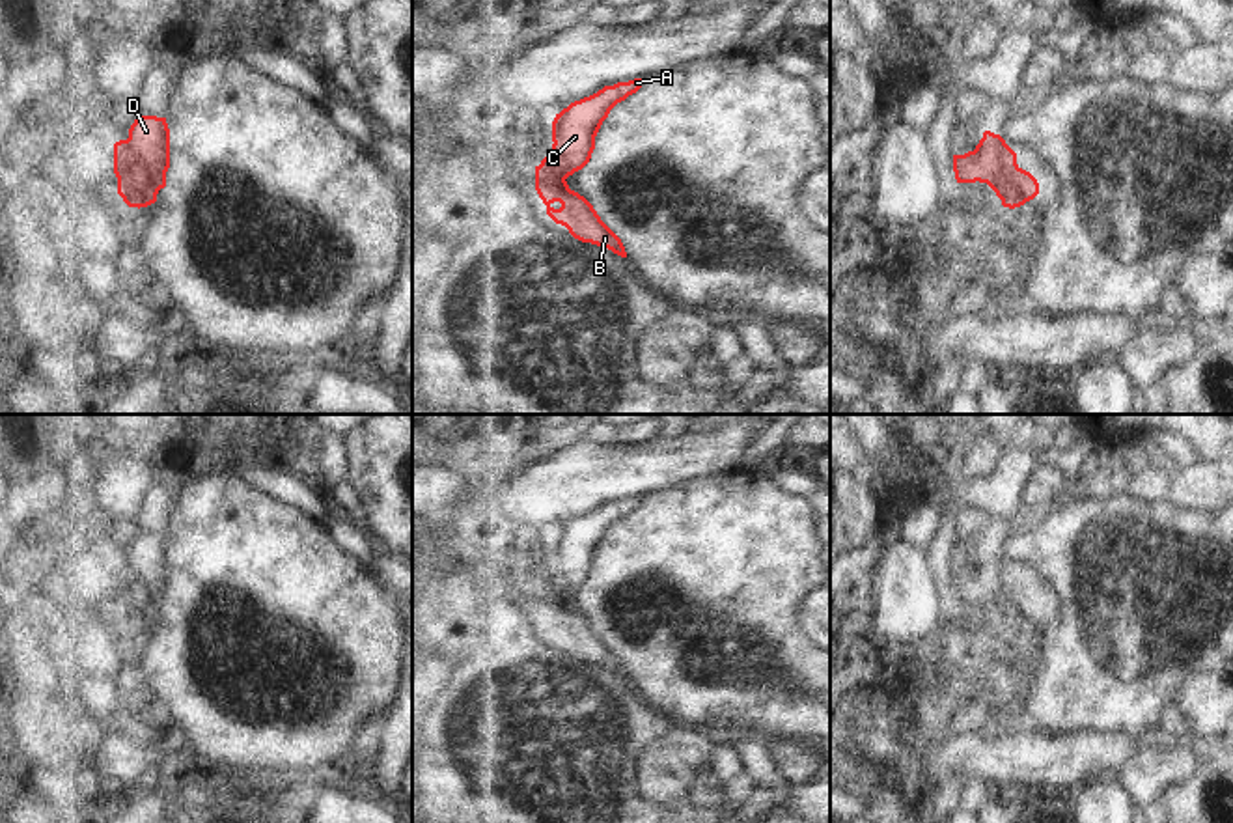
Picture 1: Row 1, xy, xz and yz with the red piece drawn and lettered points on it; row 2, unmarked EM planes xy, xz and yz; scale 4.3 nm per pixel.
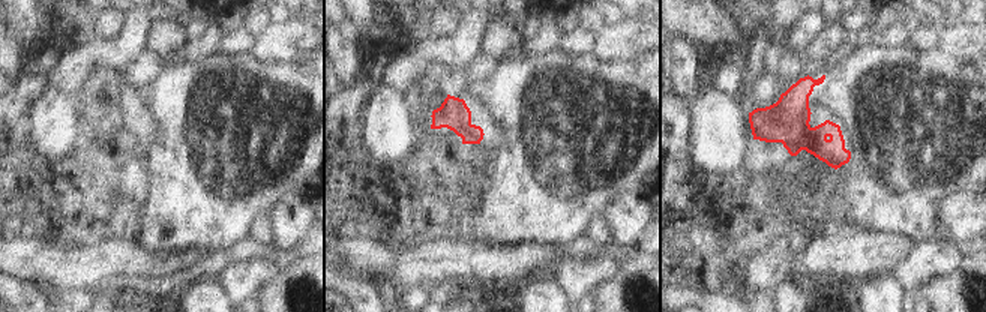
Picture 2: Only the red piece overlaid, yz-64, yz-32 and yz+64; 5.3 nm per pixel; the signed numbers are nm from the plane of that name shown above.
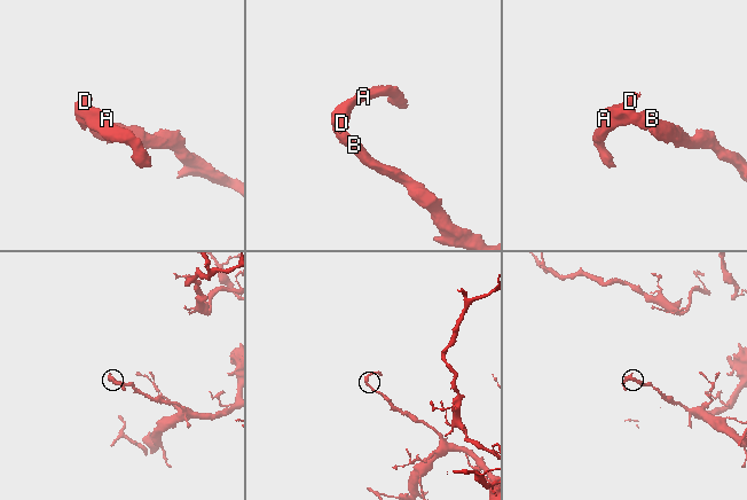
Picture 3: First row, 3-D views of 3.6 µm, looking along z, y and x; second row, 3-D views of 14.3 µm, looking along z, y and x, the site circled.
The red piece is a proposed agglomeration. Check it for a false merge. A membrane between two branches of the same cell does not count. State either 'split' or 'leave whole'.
split

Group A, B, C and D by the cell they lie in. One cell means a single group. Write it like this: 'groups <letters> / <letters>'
groups A C D / B

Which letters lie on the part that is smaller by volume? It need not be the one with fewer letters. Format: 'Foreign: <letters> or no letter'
Foreign: A, C, D

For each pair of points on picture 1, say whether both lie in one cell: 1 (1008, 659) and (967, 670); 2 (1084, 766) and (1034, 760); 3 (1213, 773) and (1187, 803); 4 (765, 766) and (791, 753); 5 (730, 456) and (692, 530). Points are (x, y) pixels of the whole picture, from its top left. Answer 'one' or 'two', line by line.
1: one
2: one
3: one
4: two
5: two

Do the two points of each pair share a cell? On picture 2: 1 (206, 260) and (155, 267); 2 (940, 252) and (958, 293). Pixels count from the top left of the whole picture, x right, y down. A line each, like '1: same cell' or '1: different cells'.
1: same cell
2: different cells

